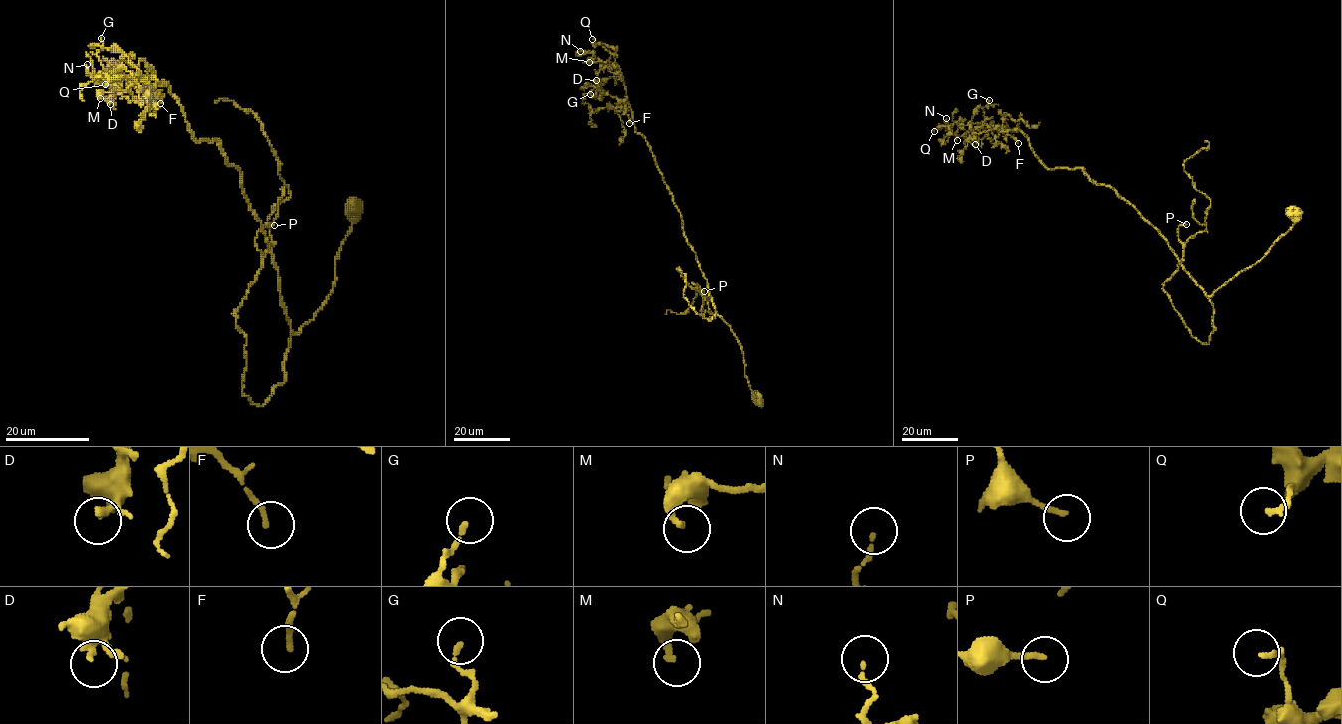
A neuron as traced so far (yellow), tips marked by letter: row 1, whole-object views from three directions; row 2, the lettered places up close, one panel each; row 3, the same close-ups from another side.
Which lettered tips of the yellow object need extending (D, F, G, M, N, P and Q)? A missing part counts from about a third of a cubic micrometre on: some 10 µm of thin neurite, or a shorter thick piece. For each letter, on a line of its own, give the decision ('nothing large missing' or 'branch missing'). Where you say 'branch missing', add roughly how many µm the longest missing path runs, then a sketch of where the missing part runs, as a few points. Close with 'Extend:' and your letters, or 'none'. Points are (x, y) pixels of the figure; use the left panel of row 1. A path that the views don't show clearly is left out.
D: nothing large missing
F: branch missing; missing 6 µm
G: nothing large missing
M: nothing large missing
N: nothing large missing
P: nothing large missing
Q: nothing large missing
Extend: F

